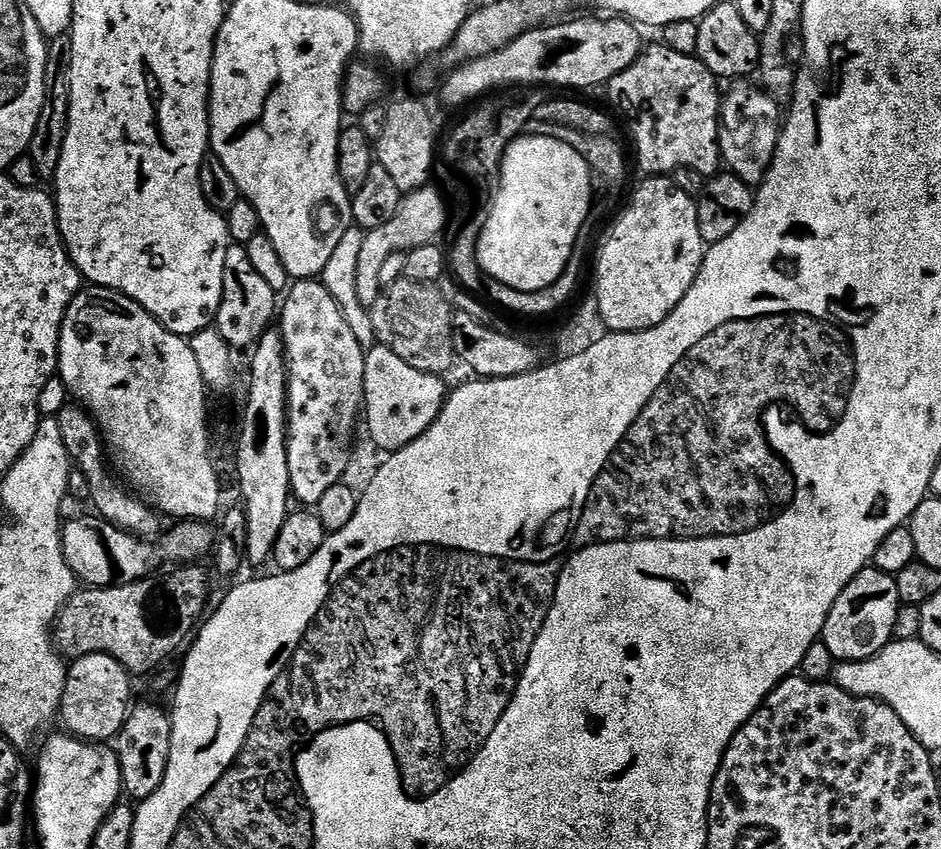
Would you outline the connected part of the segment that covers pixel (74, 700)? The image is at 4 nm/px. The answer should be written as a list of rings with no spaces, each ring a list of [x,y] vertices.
[[[99,652],[98,654],[77,657],[69,665],[61,700],[60,716],[64,718],[64,722],[68,726],[67,731],[79,739],[85,739],[89,742],[108,742],[115,739],[119,735],[121,726],[127,720],[132,706],[130,682],[132,682],[132,678],[128,670],[113,656]]]

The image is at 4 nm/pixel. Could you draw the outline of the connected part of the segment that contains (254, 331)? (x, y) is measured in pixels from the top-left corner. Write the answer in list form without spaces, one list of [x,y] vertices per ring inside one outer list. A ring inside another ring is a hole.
[[[229,245],[223,270],[223,300],[214,321],[214,326],[223,340],[234,350],[253,347],[273,323],[277,306],[277,293],[251,265],[247,247]]]

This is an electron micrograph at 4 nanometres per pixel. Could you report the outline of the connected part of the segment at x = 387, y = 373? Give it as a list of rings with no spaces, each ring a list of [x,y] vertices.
[[[390,347],[367,349],[364,358],[364,408],[373,442],[391,454],[417,440],[444,409],[446,387],[443,382],[439,375],[419,372]]]

